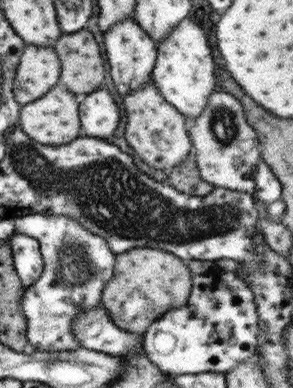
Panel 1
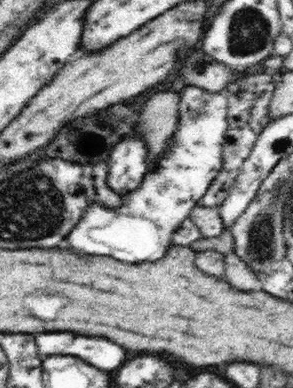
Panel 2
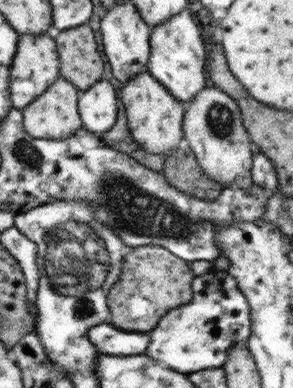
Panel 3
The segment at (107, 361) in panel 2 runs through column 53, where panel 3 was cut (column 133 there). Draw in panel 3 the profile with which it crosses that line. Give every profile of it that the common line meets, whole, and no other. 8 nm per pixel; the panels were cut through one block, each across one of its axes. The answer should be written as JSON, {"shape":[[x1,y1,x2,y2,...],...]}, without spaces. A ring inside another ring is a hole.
{"shape":[[95,324,87,330,87,340,95,346,97,354,109,354,109,356,143,356,145,348,149,344,147,334,135,334,135,332,121,332,113,328,111,324]]}

